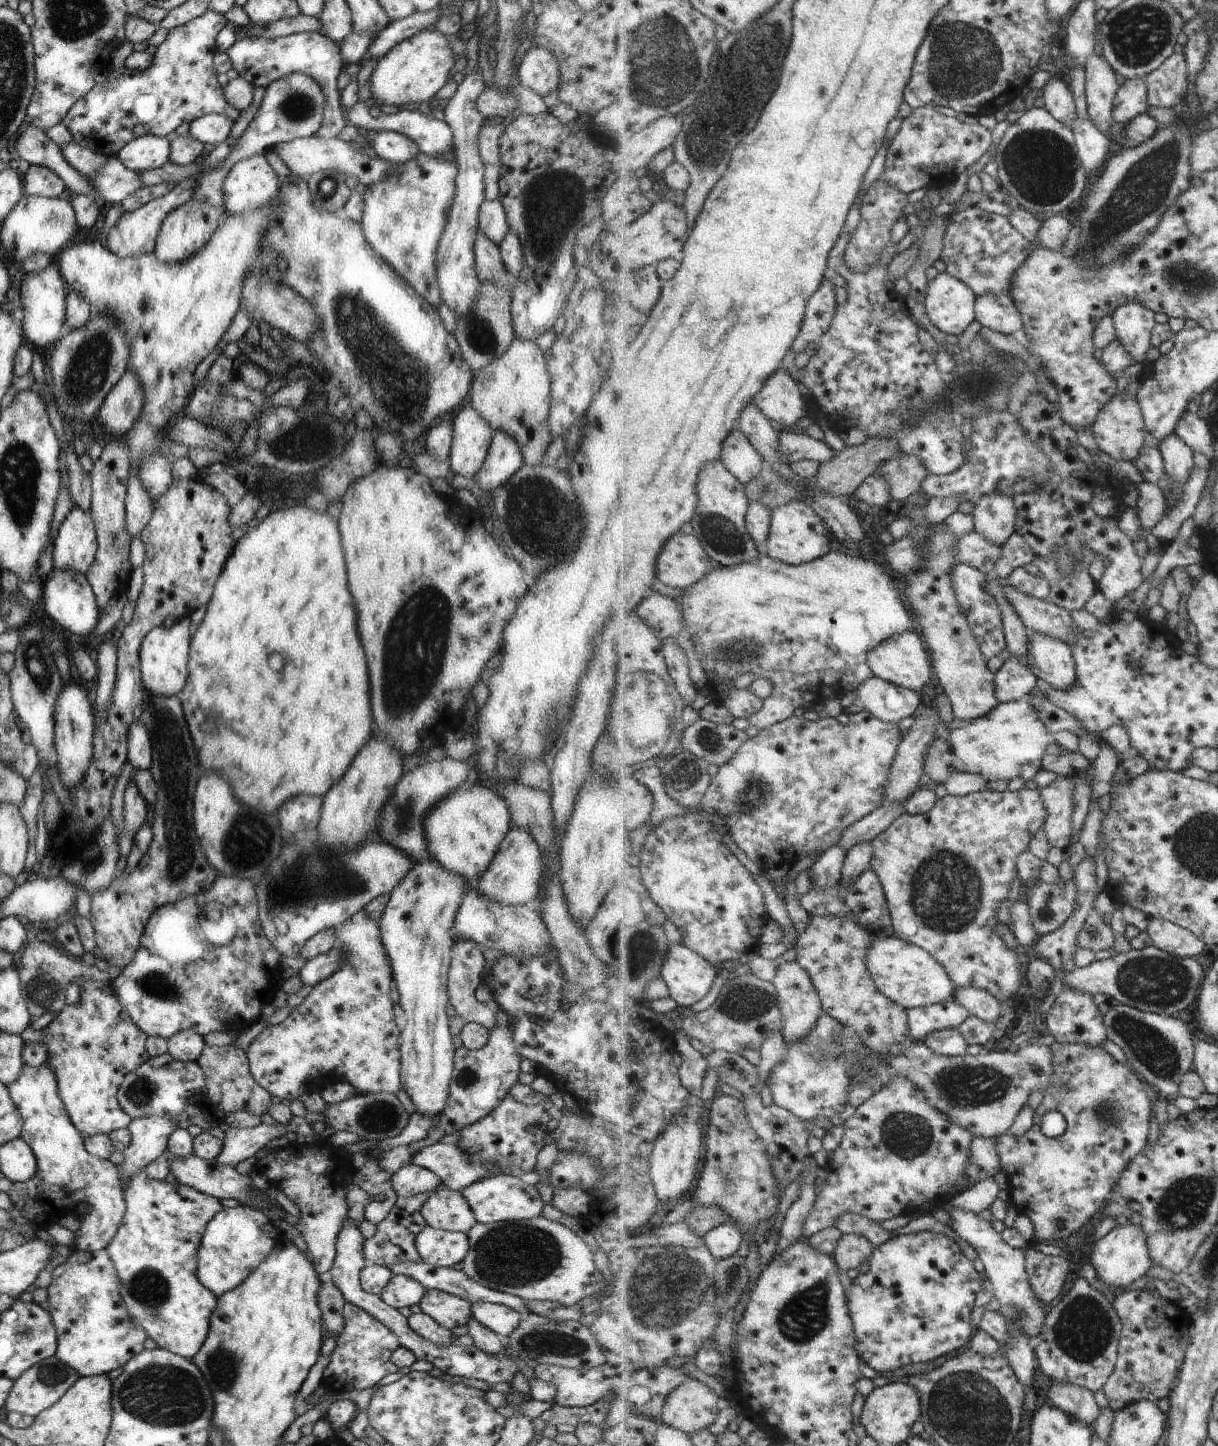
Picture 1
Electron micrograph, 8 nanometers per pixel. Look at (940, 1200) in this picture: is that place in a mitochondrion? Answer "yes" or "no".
no

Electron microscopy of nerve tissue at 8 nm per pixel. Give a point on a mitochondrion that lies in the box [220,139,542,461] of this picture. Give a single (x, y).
(385, 362)

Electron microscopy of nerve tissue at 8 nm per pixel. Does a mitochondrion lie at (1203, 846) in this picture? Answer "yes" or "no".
yes

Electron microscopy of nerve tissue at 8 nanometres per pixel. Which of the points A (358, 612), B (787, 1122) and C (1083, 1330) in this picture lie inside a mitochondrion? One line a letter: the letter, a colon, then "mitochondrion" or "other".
A: other
B: other
C: mitochondrion

